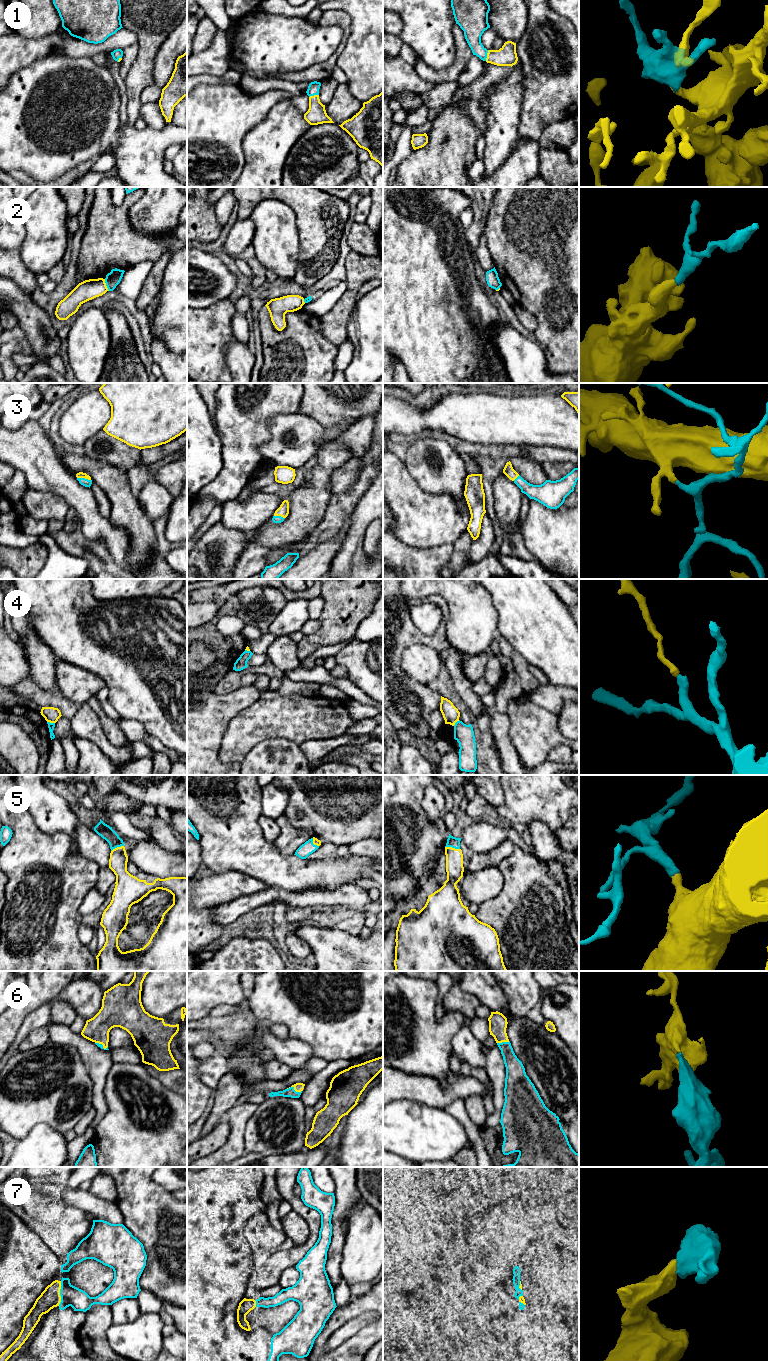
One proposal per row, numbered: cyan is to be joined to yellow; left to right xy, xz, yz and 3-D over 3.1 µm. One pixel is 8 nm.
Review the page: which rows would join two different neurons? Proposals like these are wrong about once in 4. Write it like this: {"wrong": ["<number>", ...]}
{"wrong": ["2", "4"]}

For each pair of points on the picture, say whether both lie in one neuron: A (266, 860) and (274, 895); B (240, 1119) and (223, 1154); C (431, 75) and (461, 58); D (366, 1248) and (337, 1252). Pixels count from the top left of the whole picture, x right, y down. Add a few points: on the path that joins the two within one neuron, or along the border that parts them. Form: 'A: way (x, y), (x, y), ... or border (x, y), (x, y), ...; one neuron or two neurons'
A: border (268, 888), (283, 888), (295, 892); two neurons
B: way (237, 1128), (235, 1142), (232, 1145); one neuron
C: way (439, 75), (448, 74), (456, 66); one neuron
D: border (346, 1232), (340, 1274); two neurons

